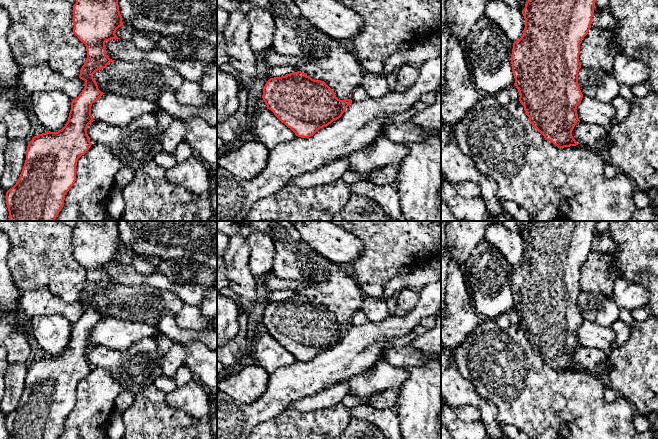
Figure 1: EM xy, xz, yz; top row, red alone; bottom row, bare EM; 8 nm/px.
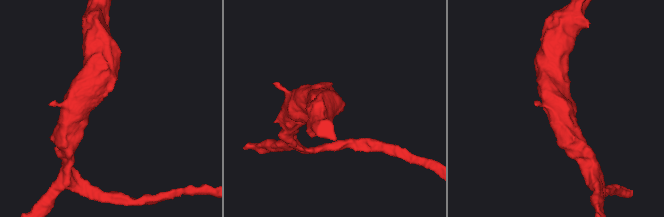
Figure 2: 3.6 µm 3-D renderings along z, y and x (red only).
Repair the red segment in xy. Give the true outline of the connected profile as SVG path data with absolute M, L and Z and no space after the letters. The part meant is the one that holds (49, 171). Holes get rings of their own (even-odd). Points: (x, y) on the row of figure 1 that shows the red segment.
M76 0L73 5L73 24L73 33L85 44L87 51L79 75L85 81L85 87L72 100L68 121L61 130L36 135L28 143L20 177L6 192L9 221L54 221L64 206L65 195L76 181L77 161L92 145L87 134L88 125L94 121L91 106L105 94L99 90L93 74L115 61L106 55L105 42L120 39L115 34L123 26L118 0Z

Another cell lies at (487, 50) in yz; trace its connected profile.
M484 15L472 26L462 42L462 47L471 81L480 94L495 97L501 90L514 85L515 78L511 64L513 42L496 22Z

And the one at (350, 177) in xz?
M348 171L343 174L341 180L351 185L358 181L367 180L368 176L369 174L358 174L353 171Z

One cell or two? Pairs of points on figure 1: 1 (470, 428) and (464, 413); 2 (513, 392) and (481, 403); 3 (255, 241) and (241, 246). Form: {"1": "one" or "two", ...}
{"1": "two", "2": "two", "3": "two"}

